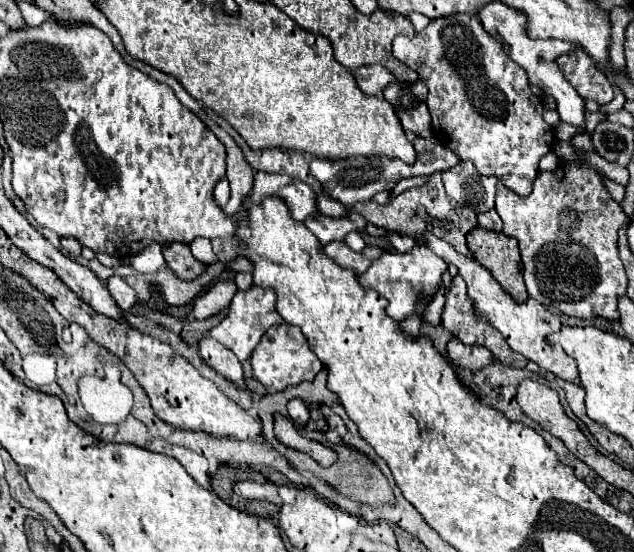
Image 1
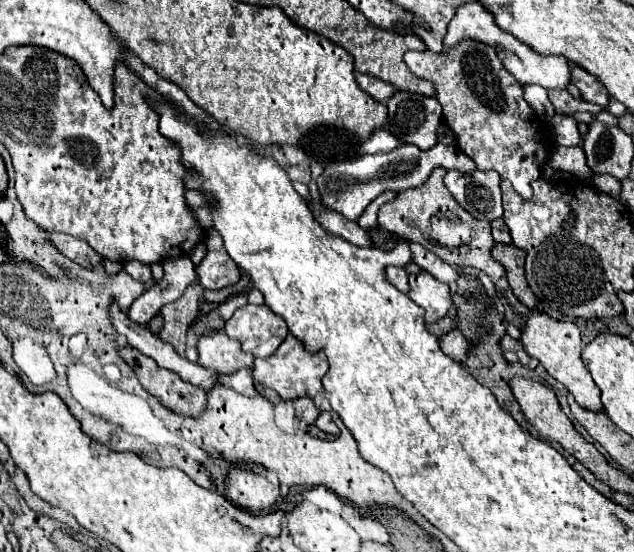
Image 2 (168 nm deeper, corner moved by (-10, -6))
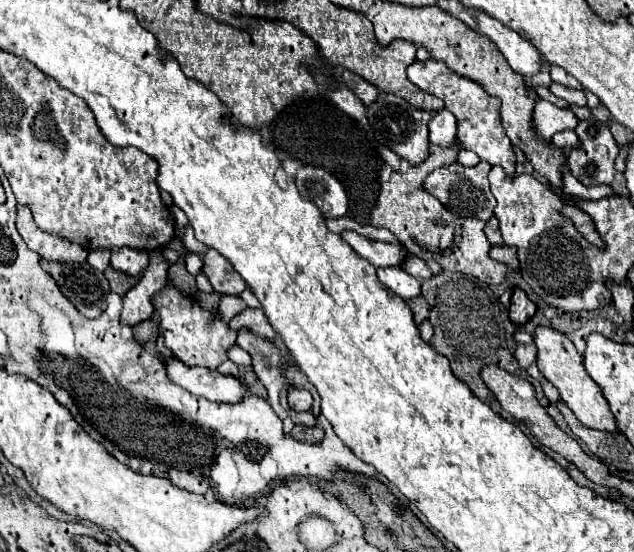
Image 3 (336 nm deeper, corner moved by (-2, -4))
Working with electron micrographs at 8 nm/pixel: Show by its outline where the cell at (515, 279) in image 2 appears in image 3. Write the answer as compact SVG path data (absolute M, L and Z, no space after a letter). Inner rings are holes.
M514 288L514 294L510 298L510 318L512 318L512 322L524 324L534 316L534 312L536 312L536 304L528 300L524 290Z

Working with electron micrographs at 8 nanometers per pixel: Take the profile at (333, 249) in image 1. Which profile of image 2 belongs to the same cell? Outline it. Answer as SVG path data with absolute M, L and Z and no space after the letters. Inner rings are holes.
M388 266L386 268L386 278L390 284L394 284L400 292L408 294L410 292L410 286L408 286L408 272L404 268L398 268L398 266Z

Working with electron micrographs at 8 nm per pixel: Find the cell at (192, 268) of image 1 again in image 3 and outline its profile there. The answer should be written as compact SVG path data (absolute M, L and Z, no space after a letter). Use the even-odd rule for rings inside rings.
M208 248L204 254L202 272L210 280L214 290L220 294L236 294L238 296L246 288L244 280L228 264L228 260L224 260L224 256L220 256L220 252L216 252L212 248Z

